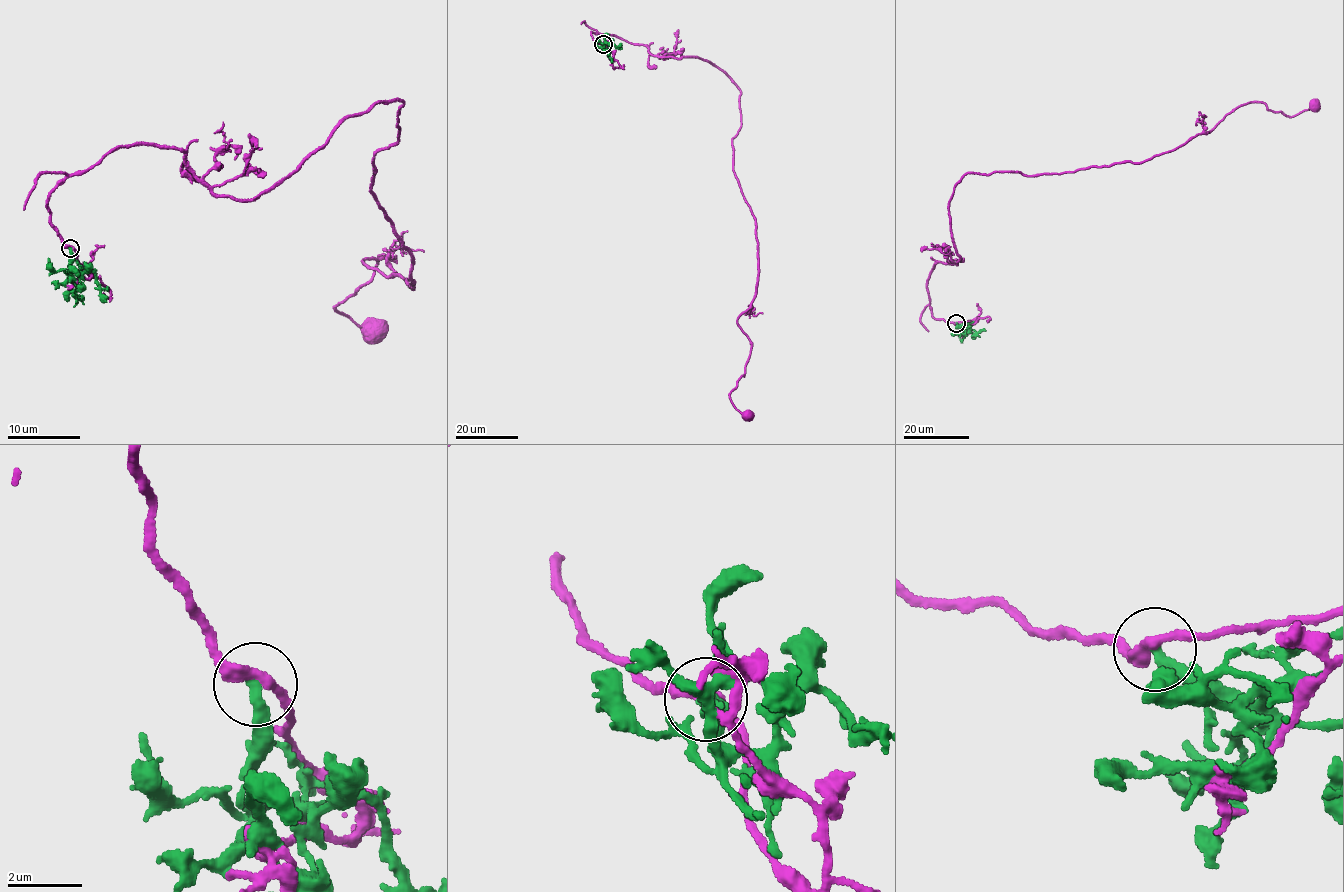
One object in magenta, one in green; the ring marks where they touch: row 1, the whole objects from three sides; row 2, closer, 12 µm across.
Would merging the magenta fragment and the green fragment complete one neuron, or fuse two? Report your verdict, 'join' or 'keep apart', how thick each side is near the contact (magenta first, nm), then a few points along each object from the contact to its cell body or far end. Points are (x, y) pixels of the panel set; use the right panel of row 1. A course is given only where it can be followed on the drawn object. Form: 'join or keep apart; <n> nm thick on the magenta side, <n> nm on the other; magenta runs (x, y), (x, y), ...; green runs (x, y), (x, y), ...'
keep apart; 280 nm thick on the magenta side, 320 nm on the other; magenta runs (956, 323), (932, 315), (927, 282), (959, 261), (949, 201), (968, 172), (1143, 162), (1245, 104), (1315, 105); green runs (956, 323), (967, 327), (968, 332)

